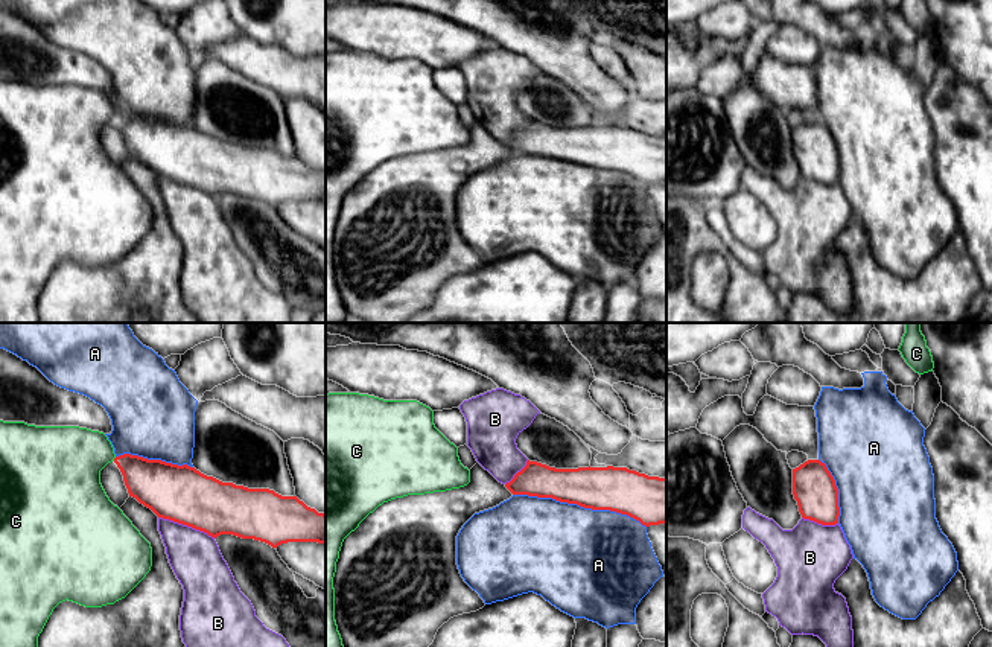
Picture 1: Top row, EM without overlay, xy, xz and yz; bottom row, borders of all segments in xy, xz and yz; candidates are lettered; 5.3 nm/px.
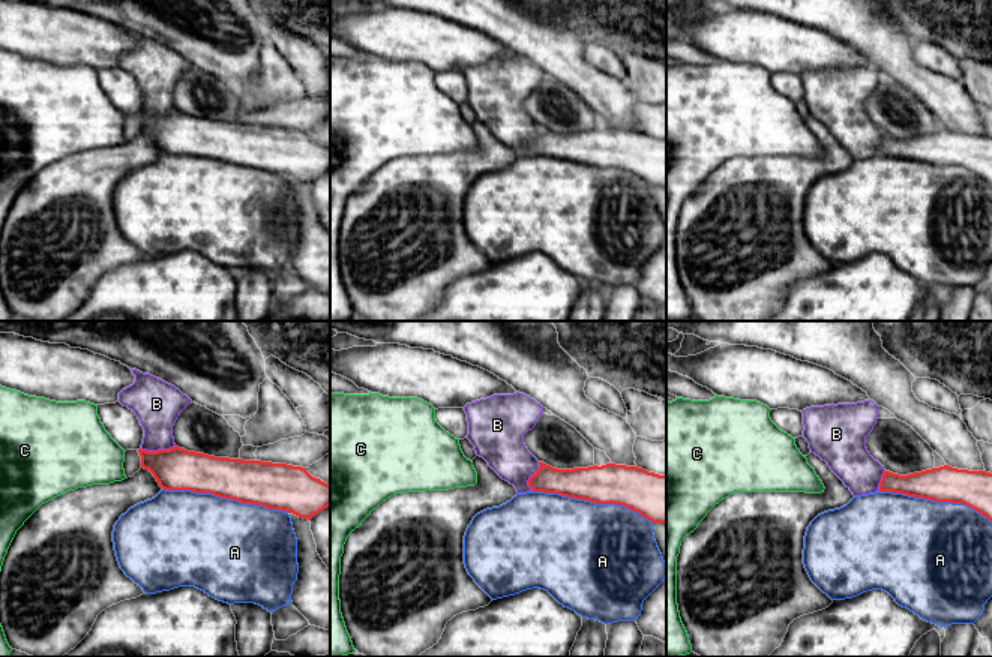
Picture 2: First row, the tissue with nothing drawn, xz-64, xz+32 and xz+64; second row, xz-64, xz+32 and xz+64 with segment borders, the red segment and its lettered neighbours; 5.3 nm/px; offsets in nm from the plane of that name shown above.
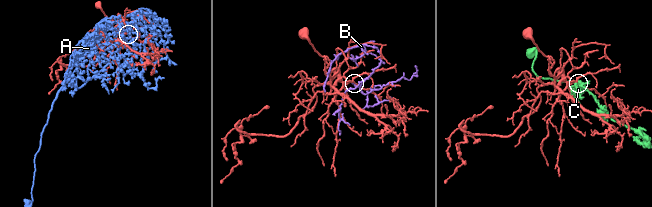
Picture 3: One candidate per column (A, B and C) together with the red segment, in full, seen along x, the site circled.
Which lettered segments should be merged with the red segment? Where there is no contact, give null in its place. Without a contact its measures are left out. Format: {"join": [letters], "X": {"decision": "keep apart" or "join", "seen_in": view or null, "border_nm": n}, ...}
{"join": [], "A": {"decision": "keep apart", "seen_in": "xz", "border_nm": 750}, "B": {"decision": "keep apart", "seen_in": "xy", "border_nm": 320}, "C": {"decision": "keep apart", "seen_in": "xy", "border_nm": 30}}

